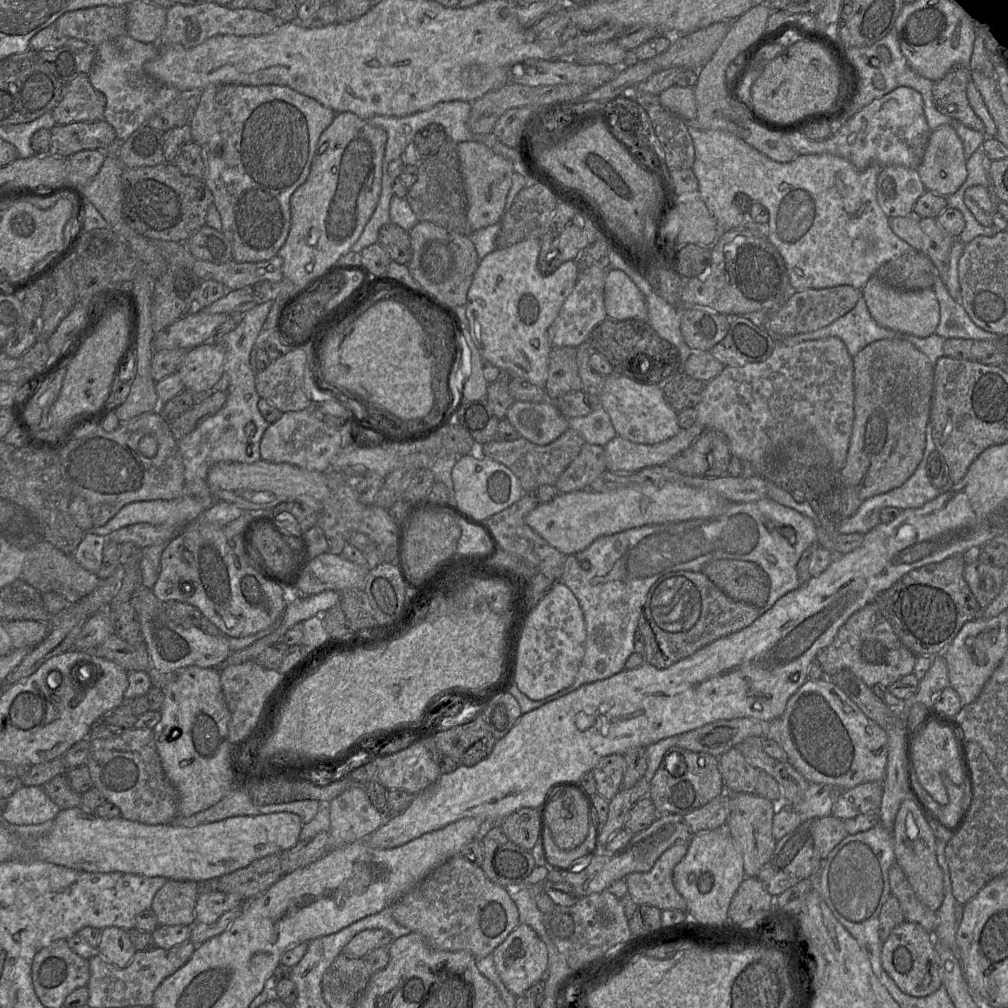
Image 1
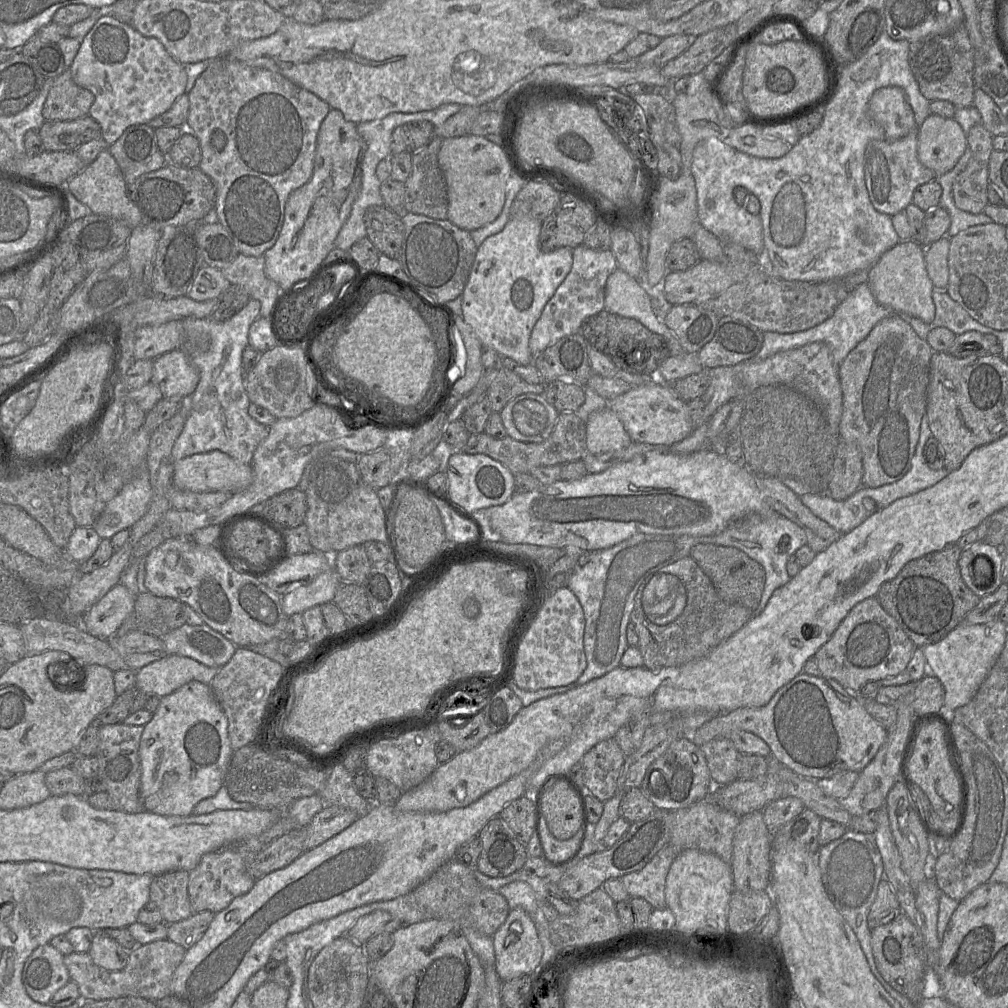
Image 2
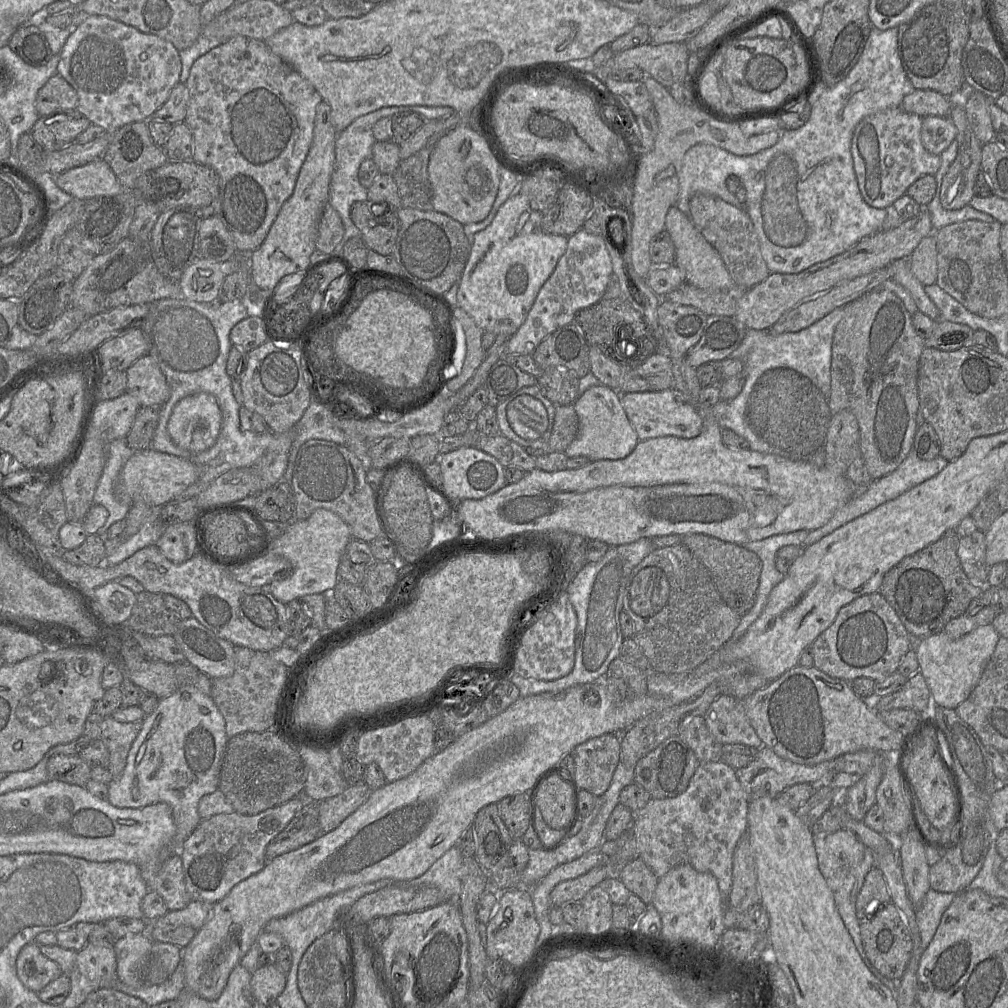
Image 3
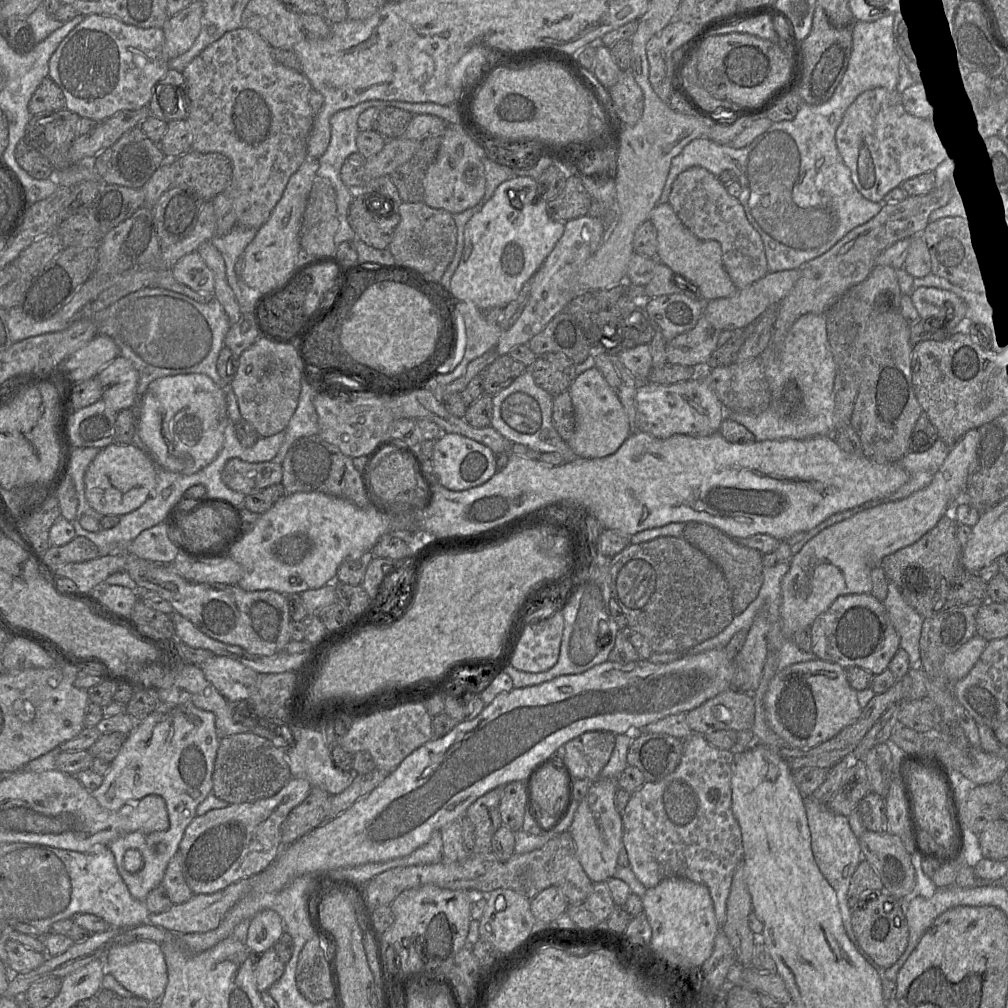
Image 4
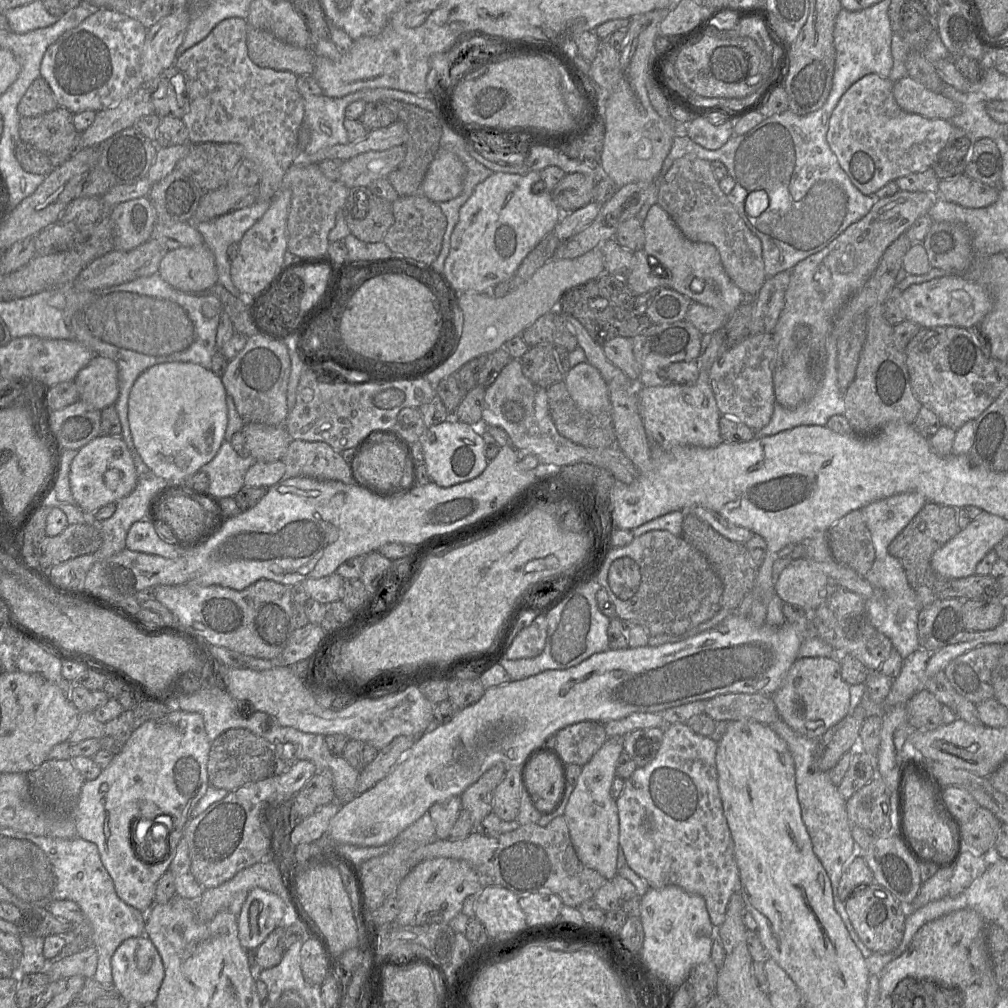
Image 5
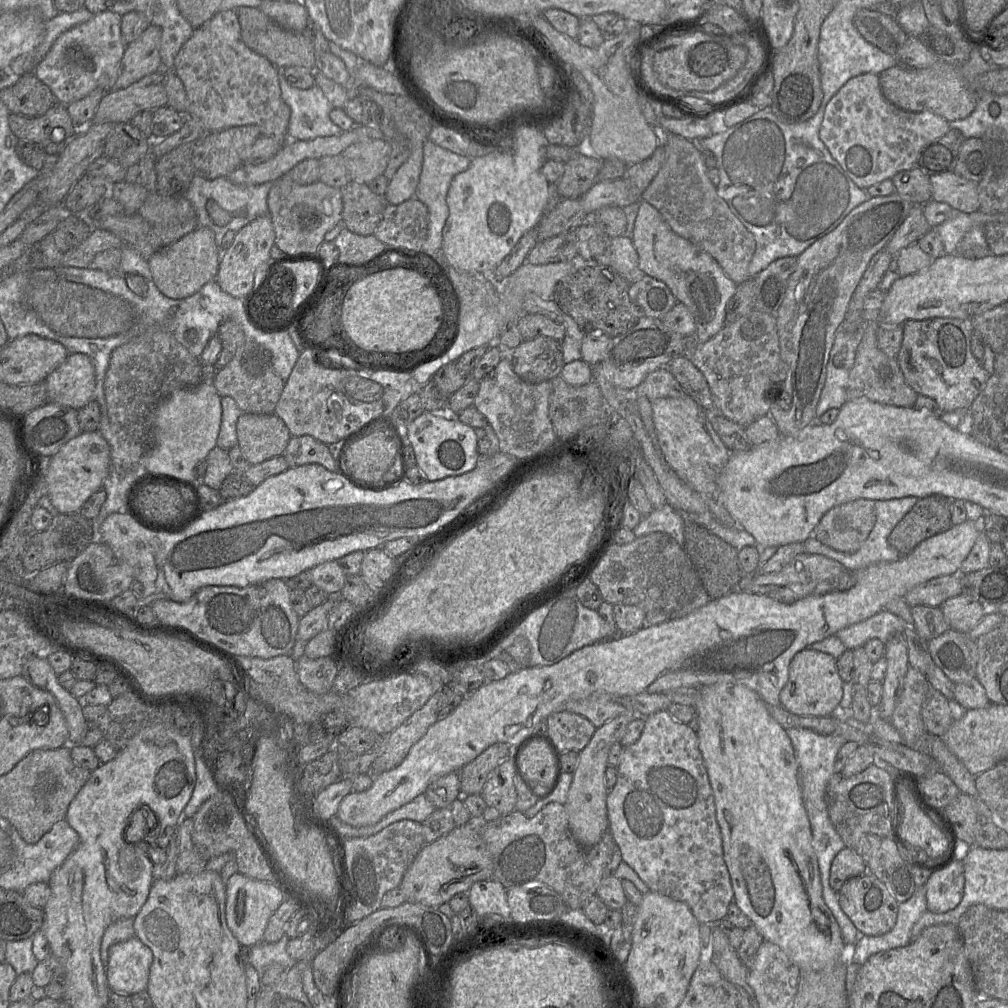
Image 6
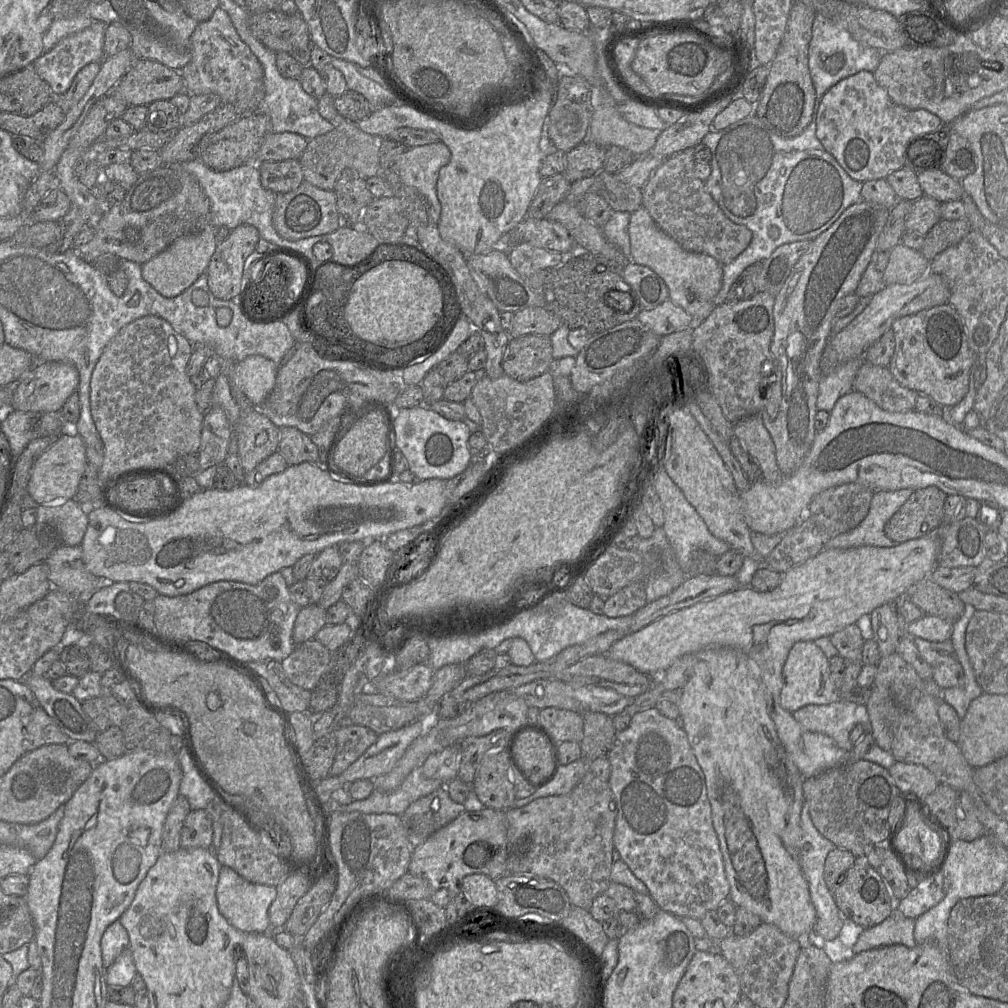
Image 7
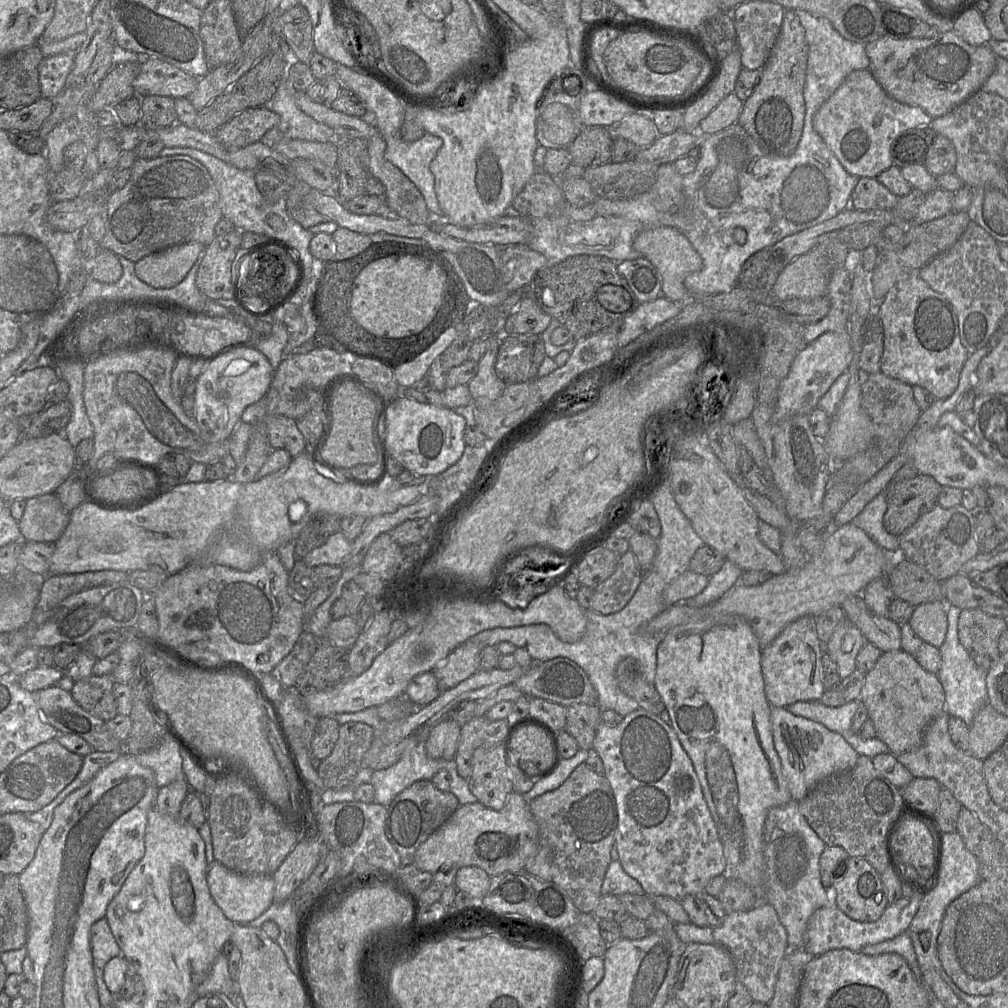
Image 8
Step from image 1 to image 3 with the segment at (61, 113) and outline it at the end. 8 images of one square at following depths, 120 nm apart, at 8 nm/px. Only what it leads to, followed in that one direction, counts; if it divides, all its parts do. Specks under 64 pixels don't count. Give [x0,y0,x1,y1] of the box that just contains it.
[35,73,77,116]

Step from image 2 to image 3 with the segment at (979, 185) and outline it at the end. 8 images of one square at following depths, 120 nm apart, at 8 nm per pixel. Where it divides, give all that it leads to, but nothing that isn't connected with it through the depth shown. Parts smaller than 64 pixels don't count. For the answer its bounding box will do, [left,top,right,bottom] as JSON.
[940,106,982,210]

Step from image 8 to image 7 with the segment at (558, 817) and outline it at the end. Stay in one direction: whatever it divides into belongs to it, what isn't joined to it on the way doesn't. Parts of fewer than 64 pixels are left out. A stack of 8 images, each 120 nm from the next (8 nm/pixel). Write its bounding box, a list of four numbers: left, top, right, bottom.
[505,771,617,910]

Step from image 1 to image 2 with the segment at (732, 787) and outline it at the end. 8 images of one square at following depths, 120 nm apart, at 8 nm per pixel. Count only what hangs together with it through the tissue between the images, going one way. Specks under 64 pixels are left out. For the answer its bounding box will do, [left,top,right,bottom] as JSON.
[700,738,740,785]

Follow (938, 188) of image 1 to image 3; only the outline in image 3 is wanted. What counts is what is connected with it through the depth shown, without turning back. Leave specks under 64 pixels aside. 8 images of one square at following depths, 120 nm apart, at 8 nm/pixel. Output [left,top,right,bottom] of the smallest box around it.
[921,116,957,155]

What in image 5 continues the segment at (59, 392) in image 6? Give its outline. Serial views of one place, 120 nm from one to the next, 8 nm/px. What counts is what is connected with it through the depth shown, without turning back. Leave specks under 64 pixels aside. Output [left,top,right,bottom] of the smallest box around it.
[74,357,119,410]

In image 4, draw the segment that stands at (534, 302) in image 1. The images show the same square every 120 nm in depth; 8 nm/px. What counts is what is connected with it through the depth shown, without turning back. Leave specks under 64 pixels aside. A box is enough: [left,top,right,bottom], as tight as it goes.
[450,176,564,309]

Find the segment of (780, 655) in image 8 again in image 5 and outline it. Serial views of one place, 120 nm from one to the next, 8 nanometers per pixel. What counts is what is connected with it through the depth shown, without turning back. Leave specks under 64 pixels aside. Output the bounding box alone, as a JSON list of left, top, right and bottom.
[771,657,850,739]

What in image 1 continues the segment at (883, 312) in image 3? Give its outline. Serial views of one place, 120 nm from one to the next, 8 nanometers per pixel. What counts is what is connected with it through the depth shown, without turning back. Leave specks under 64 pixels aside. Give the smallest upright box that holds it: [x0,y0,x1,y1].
[840,339,934,501]

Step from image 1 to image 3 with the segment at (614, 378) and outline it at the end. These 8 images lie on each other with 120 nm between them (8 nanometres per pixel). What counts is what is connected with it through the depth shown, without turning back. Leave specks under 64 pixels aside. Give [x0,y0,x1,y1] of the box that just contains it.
[620,388,702,440]

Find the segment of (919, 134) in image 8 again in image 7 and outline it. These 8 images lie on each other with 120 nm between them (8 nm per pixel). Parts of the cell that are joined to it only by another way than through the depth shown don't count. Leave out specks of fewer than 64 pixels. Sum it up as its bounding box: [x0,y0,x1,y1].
[905,125,952,173]

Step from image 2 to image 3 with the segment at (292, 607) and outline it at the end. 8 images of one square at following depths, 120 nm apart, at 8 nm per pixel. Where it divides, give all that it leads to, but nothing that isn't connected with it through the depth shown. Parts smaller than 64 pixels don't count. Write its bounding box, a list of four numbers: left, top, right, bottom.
[254,508,352,604]

